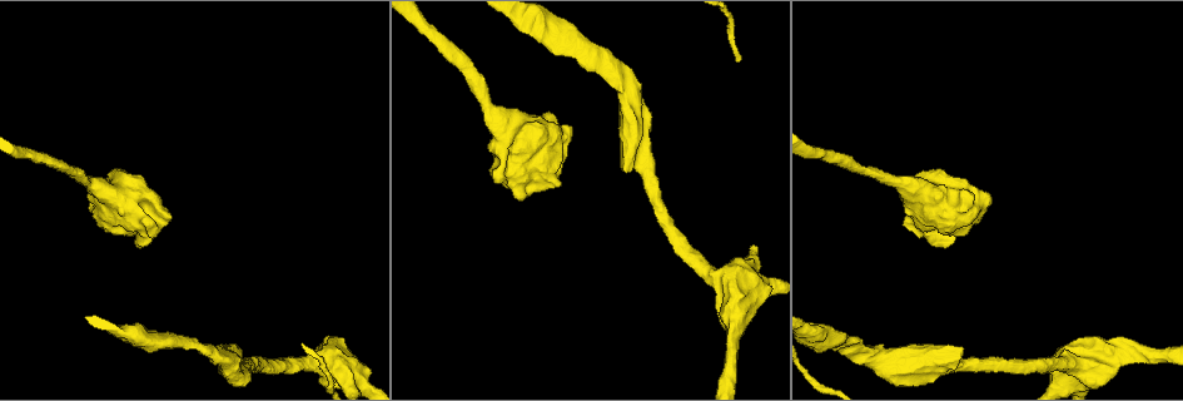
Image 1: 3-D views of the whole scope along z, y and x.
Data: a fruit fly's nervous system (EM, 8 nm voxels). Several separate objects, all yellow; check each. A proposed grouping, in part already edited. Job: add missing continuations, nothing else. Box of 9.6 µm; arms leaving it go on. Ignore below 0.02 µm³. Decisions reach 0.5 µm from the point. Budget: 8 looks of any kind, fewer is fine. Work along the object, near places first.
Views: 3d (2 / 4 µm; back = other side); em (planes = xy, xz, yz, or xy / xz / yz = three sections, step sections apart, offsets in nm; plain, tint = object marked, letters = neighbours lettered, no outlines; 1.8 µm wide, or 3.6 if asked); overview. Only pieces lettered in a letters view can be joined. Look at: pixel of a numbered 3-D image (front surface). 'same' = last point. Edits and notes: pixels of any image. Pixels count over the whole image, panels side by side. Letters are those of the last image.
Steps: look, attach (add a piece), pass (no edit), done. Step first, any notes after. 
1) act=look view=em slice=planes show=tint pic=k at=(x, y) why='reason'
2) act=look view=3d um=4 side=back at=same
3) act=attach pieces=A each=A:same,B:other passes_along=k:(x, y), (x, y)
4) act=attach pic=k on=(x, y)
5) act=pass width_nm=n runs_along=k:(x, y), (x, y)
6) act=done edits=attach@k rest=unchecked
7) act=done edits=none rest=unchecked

act=look view=3d um=4 pic=1 at=(625, 170)

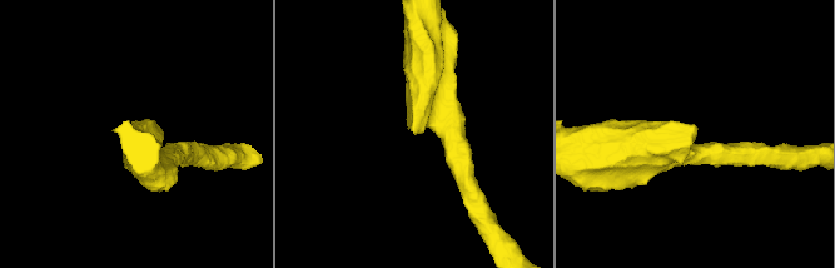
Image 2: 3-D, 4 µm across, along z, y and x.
act=look view=em slice=yz step=4 show=letters pic=2 at=(416, 130) why='now the EM'

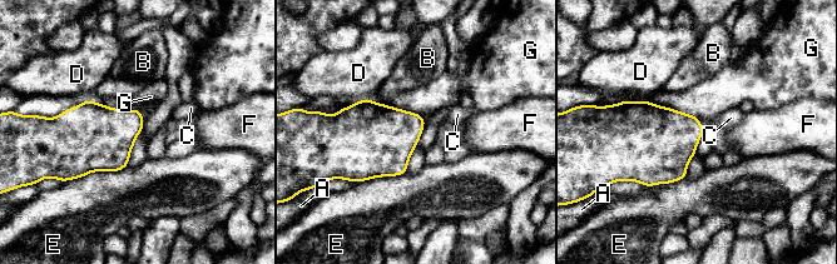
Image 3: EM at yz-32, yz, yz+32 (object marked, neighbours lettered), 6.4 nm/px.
act=look view=em slice=planes show=letters at=same

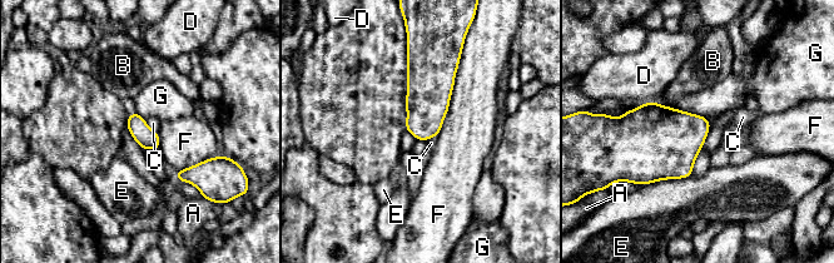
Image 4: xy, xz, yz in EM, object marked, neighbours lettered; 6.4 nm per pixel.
act=pass each=A:other,B:other,C:other,D:other,E:other,F:other,G:other border=4:(145, 120), (157, 132) found='no lettered piece goes on from it'

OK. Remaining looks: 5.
act=look view=3d um=4 pic=1 at=(351, 369)

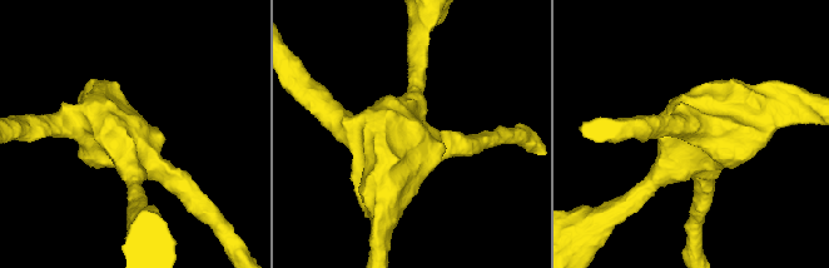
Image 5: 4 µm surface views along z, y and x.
act=look view=em um=3.6 slice=planes show=letters pic=5 at=(411, 143)

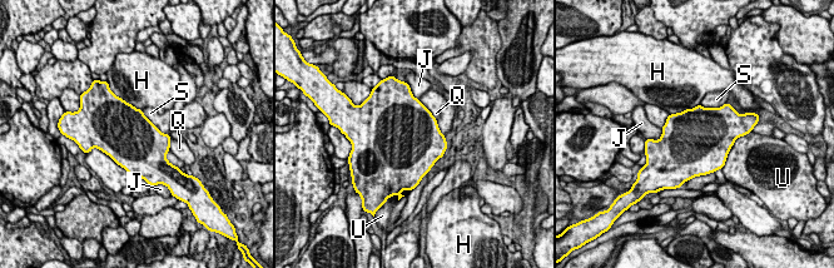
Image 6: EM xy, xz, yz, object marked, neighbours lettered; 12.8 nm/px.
act=pass width_nm=700 each=H:other,J:other,Q:other,S:other,U:other border=6:(142, 110), (163, 133), (168, 134) found='none of them fits'

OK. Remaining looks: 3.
act=look view=em um=3.6 slice=yz step=8 show=tint pic=1 at=(519, 173) why='sudden change in width'

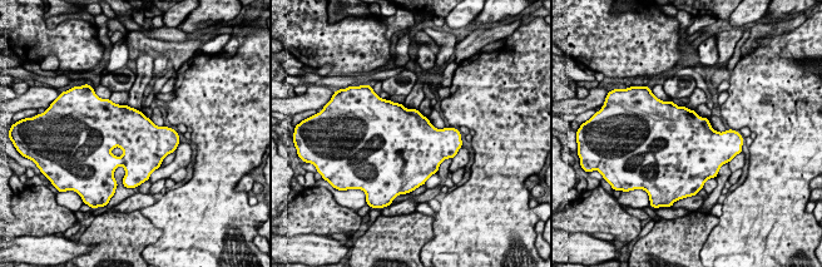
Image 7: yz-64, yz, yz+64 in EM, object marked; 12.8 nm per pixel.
act=look view=em um=3.6 slice=planes show=tint at=same why='cut it another way'

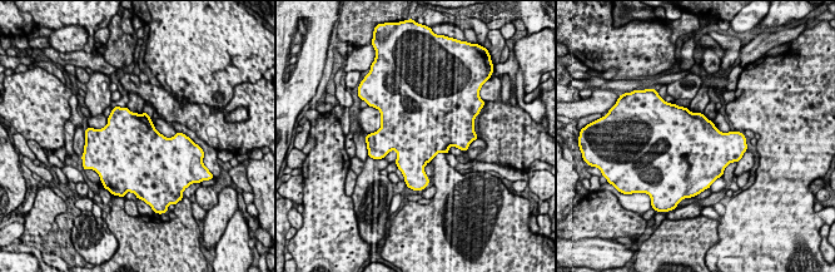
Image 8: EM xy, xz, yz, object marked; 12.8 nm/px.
act=look view=em um=3.6 slice=planes show=letters at=same why='see the neighbours'

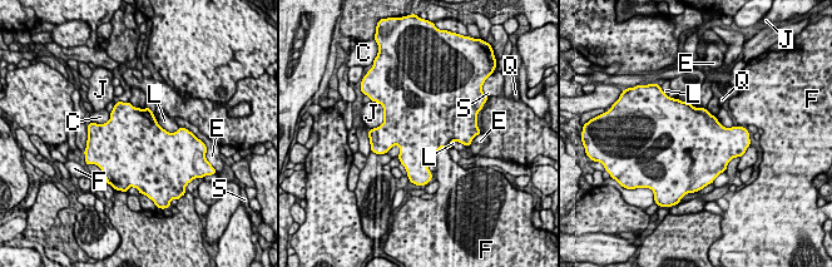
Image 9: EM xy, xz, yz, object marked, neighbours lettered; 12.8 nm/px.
act=pass width_nm=800 each=C:other,E:other,F:other,J:other,L:other,Q:other,S:other border=9:(154, 115), (167, 130), (179, 128) found='no lettered piece goes on from it'

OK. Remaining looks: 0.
act=done edits=none rest=unchecked

